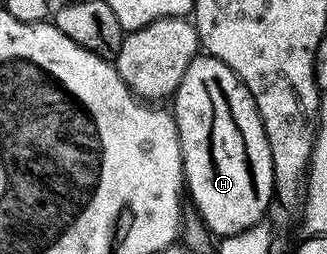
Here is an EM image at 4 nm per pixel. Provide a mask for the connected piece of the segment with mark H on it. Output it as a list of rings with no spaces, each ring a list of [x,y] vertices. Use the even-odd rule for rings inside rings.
[[[199,55],[188,63],[184,77],[180,79],[178,90],[172,95],[172,112],[178,128],[180,151],[182,152],[182,171],[188,197],[194,200],[197,216],[206,224],[207,230],[215,238],[235,237],[259,224],[266,208],[274,201],[274,168],[272,151],[264,135],[256,103],[240,83],[240,79],[220,59],[209,55]]]

